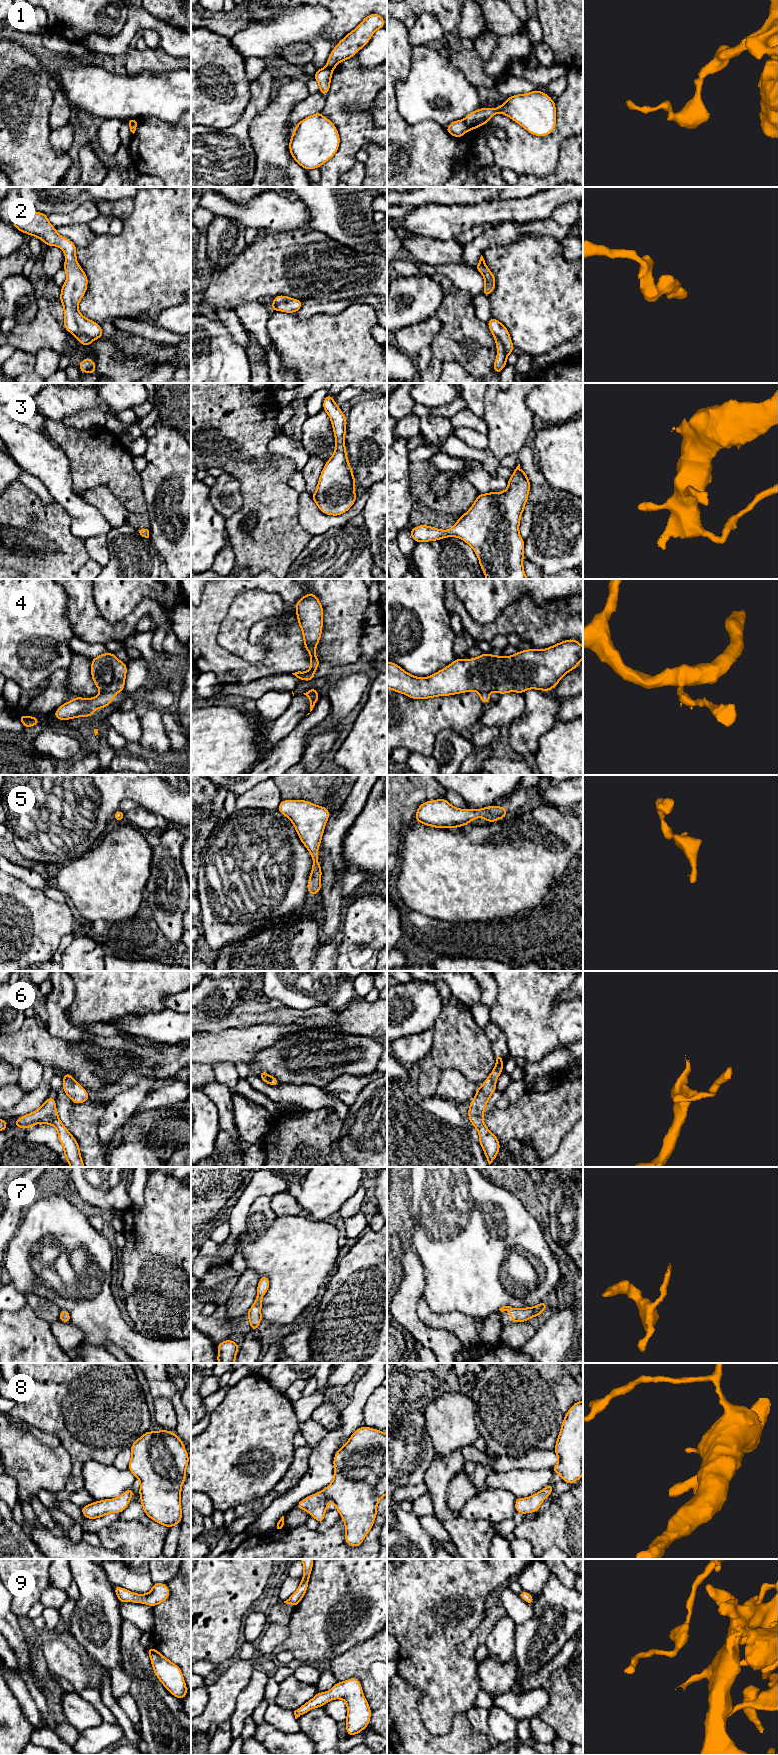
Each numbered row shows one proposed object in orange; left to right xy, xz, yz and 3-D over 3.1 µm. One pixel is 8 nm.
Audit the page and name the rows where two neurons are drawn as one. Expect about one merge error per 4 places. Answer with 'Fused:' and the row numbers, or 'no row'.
Fused: 1, 4

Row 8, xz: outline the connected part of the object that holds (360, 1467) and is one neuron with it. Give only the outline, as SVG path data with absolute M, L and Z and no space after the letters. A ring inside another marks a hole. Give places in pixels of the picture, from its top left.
M365 1425L358 1428L336 1452L333 1464L332 1482L322 1491L298 1502L296 1507L307 1511L321 1524L328 1502L332 1500L345 1524L345 1542L351 1547L359 1547L375 1524L379 1501L387 1494L387 1434Z

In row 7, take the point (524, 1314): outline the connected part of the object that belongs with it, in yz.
M543 1301L537 1304L535 1307L526 1307L521 1309L515 1309L511 1306L503 1306L499 1310L501 1312L509 1311L510 1316L512 1318L510 1324L514 1324L516 1322L527 1322L530 1318L542 1315L543 1311L549 1307L546 1301Z

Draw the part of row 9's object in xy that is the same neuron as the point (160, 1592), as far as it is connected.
M153 1583L151 1591L147 1594L136 1594L119 1586L113 1586L113 1589L120 1604L128 1601L147 1604L154 1607L168 1599L170 1596L170 1590L167 1584L164 1583Z

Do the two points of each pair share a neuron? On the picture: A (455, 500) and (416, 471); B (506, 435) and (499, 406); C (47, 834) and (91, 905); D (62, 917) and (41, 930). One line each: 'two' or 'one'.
A: one
B: one
C: two
D: one

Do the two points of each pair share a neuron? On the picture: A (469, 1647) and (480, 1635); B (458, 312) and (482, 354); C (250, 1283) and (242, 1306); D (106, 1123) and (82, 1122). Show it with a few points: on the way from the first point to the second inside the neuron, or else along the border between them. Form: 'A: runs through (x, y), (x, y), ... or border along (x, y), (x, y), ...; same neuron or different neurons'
A: runs through (471, 1644), (477, 1638); same neuron
B: runs through (460, 322), (478, 340), (478, 344); same neuron
C: runs through (245, 1289), (242, 1300); same neuron
D: border along (105, 1105), (98, 1126), (98, 1138), (103, 1146); different neurons

